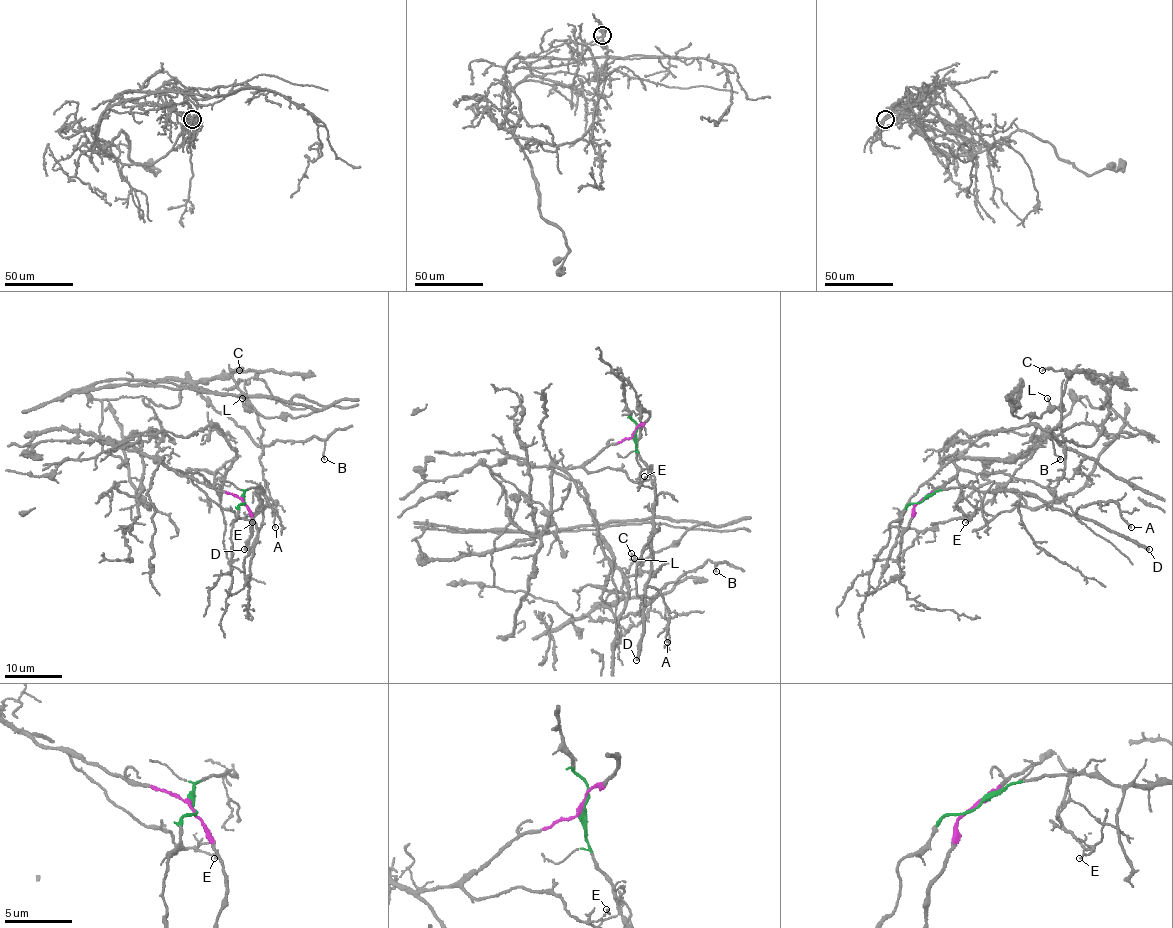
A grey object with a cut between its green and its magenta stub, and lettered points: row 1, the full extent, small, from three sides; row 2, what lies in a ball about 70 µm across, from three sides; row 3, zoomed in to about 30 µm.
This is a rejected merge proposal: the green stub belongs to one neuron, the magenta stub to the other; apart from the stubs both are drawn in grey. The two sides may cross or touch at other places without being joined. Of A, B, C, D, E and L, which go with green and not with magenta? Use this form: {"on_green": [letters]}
{"on_green": ["A", "D"]}

